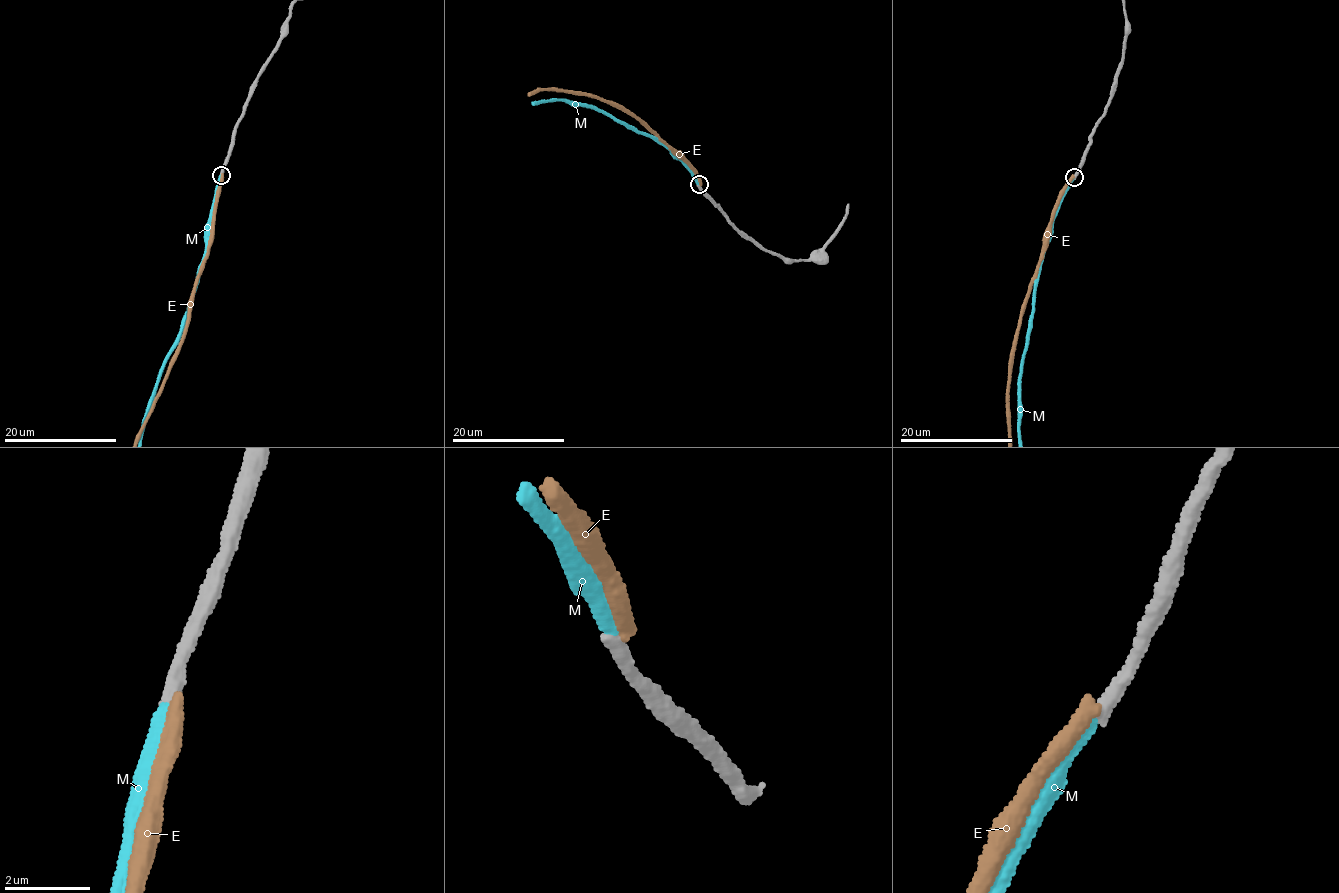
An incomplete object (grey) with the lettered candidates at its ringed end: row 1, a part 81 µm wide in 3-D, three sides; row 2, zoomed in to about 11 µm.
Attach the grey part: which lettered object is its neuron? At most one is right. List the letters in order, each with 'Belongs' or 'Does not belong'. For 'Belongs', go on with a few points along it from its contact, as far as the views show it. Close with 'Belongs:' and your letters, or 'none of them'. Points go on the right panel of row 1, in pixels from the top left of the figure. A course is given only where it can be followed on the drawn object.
E: Does not belong
M: Belongs
Belongs: M

